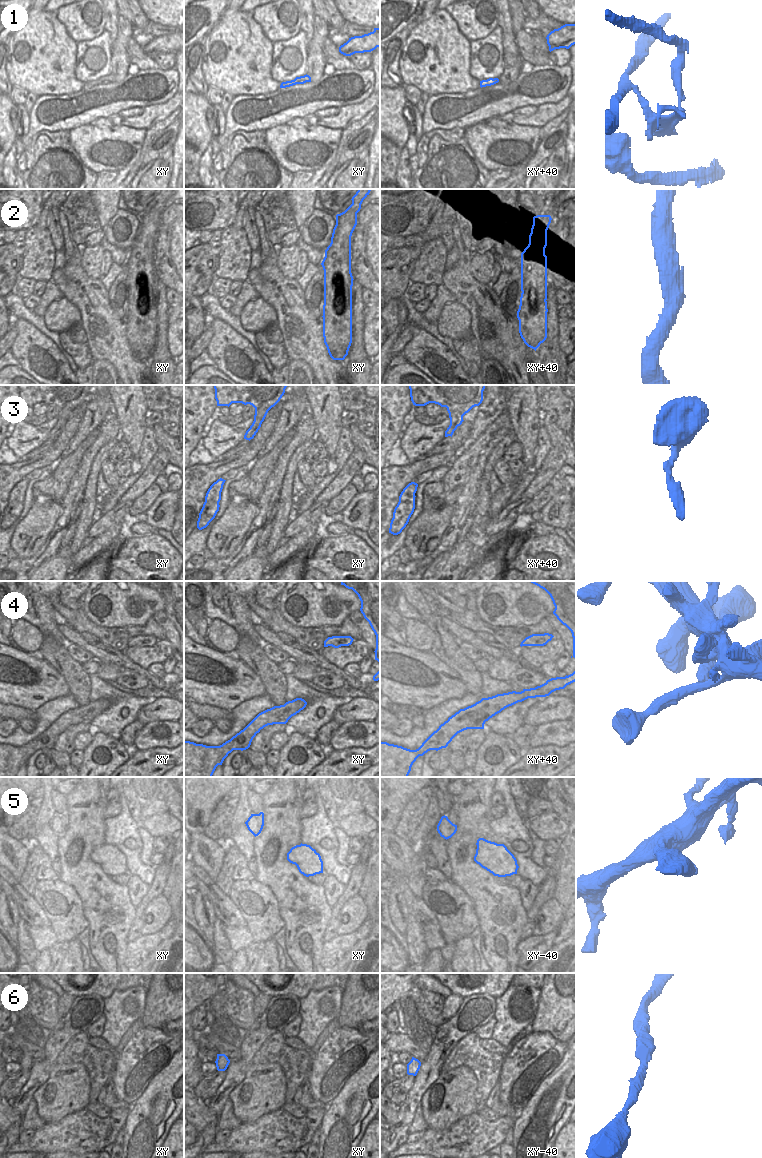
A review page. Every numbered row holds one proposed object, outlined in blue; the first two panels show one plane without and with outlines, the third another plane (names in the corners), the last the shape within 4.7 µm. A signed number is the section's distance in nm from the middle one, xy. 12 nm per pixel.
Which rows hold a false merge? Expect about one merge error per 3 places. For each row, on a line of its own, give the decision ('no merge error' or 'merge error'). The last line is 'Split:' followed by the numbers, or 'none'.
1: merge error
2: no merge error
3: no merge error
4: no merge error
5: no merge error
6: no merge error
Split: 1

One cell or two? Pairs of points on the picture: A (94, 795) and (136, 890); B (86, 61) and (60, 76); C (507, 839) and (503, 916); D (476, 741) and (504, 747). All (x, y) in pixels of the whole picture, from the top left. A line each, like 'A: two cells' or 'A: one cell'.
A: two cells
B: two cells
C: two cells
D: two cells

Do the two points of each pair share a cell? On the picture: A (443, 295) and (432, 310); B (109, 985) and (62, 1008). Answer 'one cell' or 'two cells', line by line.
A: one cell
B: two cells

